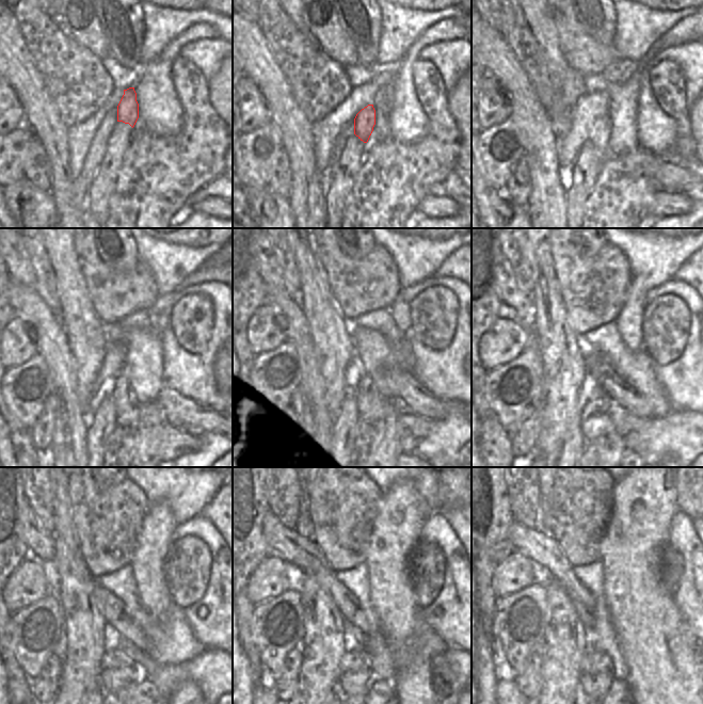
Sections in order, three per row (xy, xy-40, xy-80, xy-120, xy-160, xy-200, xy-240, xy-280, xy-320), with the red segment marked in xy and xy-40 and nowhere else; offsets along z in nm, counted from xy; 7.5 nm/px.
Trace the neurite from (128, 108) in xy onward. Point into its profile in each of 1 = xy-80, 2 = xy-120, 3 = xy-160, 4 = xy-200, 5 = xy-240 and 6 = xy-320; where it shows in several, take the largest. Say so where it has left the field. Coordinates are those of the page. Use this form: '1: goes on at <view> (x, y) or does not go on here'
1: goes on at xy-80 (601, 132)
2: goes on at xy-120 (124, 397)
3: goes on at xy-160 (371, 404)
4: goes on at xy-200 (596, 426)
5: goes on at xy-240 (110, 680)
6: goes on at xy-320 (598, 684)

